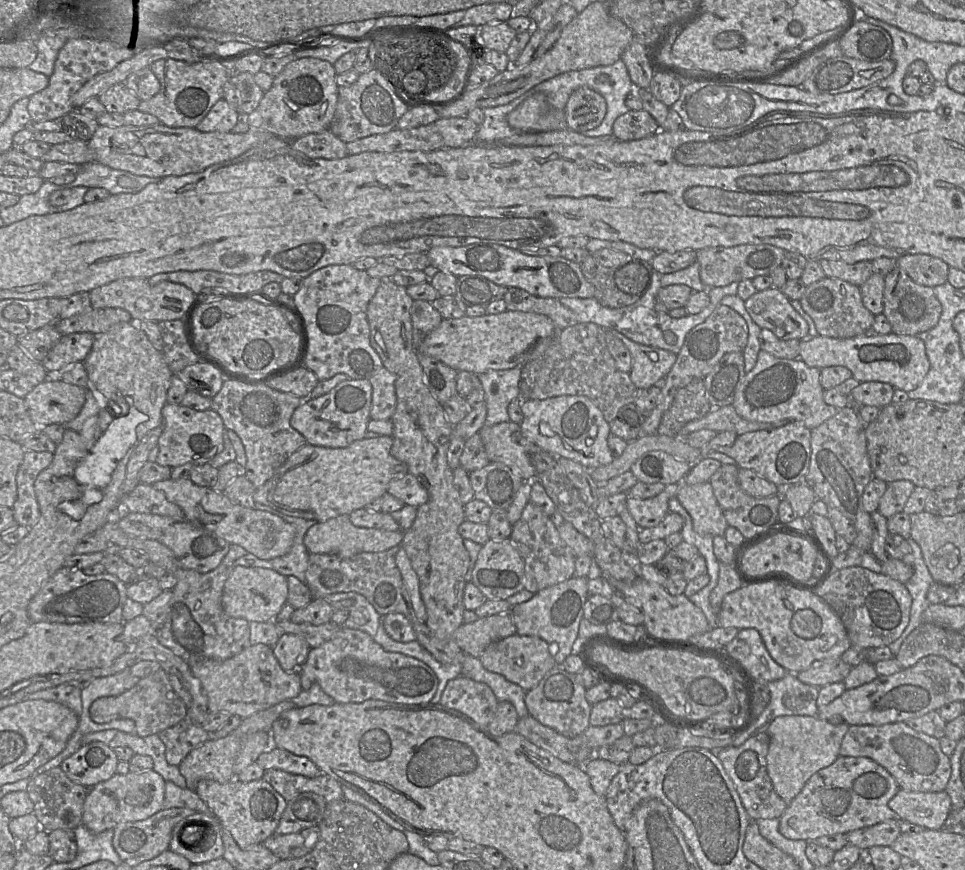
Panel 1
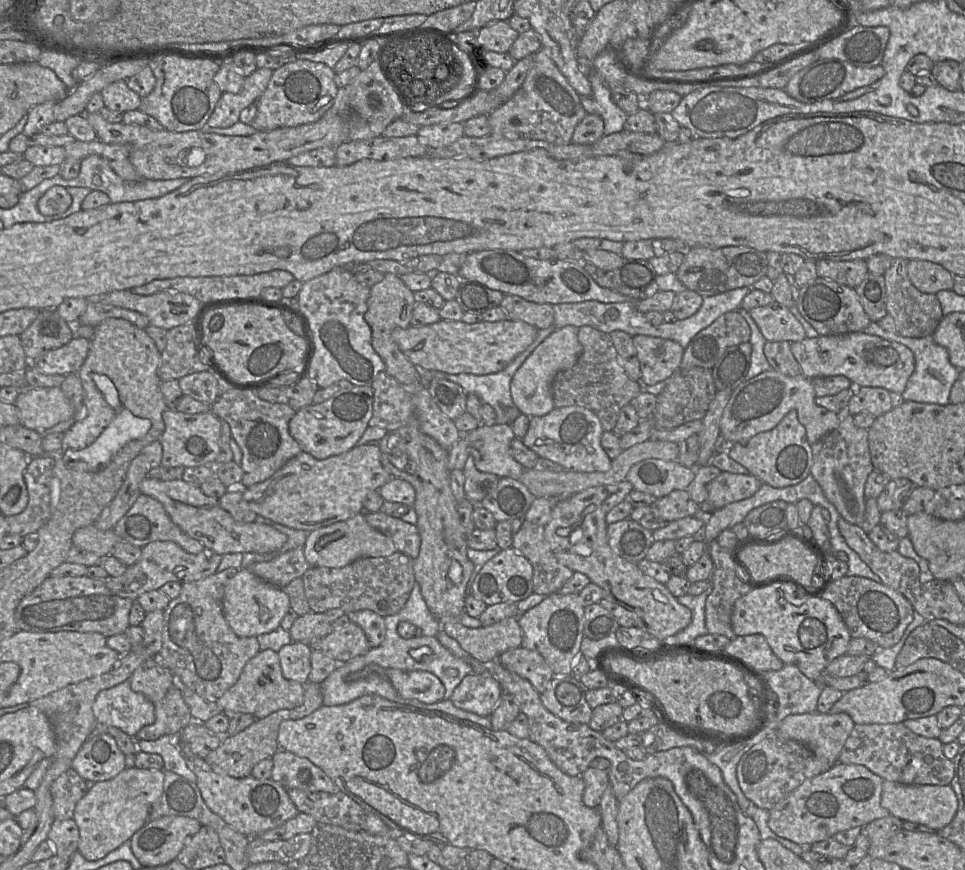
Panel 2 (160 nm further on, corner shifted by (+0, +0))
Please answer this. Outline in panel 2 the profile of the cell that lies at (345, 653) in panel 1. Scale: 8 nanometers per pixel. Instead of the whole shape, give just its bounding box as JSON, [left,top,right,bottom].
[385,668,445,703]

